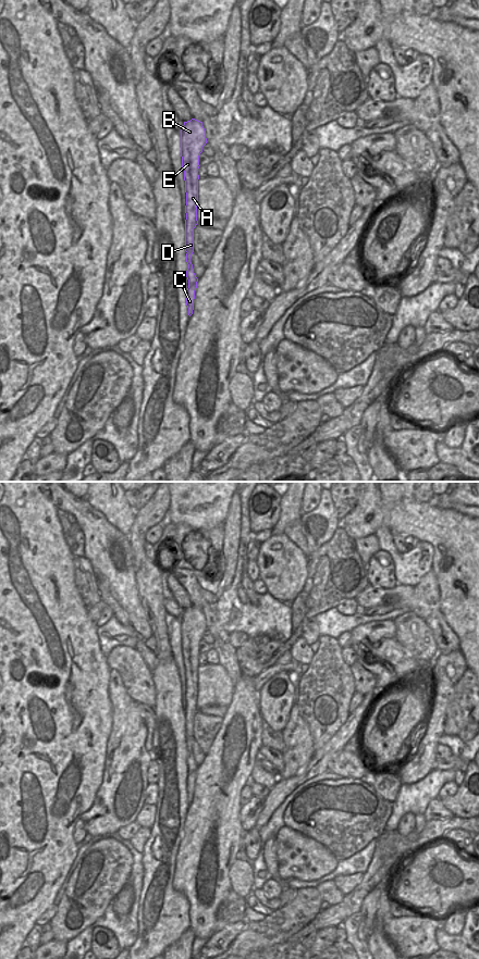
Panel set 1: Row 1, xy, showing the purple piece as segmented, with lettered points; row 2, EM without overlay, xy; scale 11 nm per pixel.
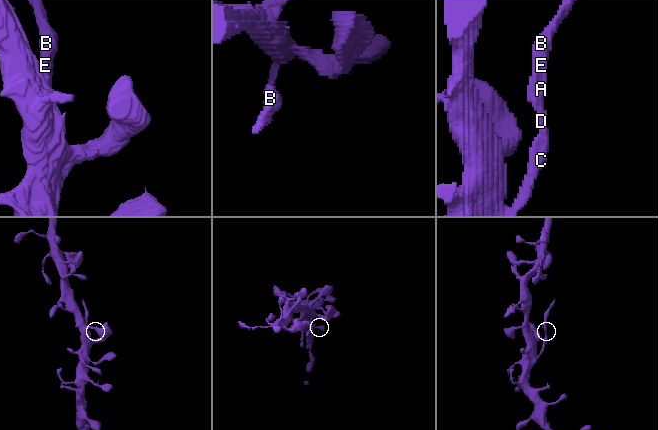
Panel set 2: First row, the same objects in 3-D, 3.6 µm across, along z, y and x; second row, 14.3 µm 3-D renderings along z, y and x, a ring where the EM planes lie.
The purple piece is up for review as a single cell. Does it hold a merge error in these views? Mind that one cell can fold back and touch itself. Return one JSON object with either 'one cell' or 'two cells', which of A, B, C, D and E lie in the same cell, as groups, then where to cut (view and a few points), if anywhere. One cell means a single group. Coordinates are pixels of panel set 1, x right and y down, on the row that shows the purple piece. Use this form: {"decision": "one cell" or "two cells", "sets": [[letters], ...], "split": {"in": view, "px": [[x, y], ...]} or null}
{"decision": "two cells", "sets": [["A", "B", "D", "E"], ["C"]], "split": {"in": "xy", "px": [[187, 251], [191, 254]]}}

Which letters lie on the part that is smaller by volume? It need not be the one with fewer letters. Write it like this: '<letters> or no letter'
A, B, D, E

